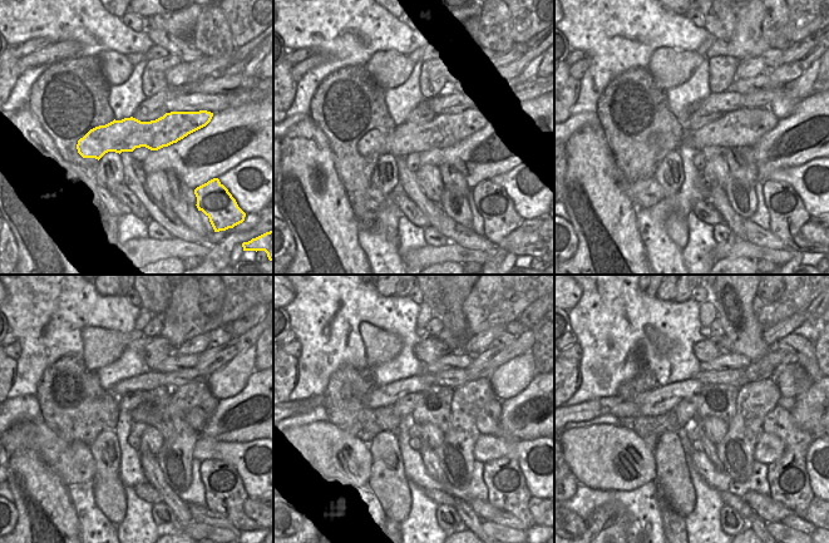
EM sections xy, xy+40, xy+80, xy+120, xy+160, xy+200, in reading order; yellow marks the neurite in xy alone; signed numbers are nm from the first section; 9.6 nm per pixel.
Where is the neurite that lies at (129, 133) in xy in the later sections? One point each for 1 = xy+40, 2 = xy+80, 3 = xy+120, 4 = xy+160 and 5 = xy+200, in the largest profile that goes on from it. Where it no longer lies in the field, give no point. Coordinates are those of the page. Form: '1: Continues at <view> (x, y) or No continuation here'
1: Continues at xy+40 (448, 129)
2: Continues at xy+80 (733, 129)
3: Continues at xy+120 (197, 416)
4: Continues at xy+160 (487, 421)
5: Continues at xy+200 (789, 483)

